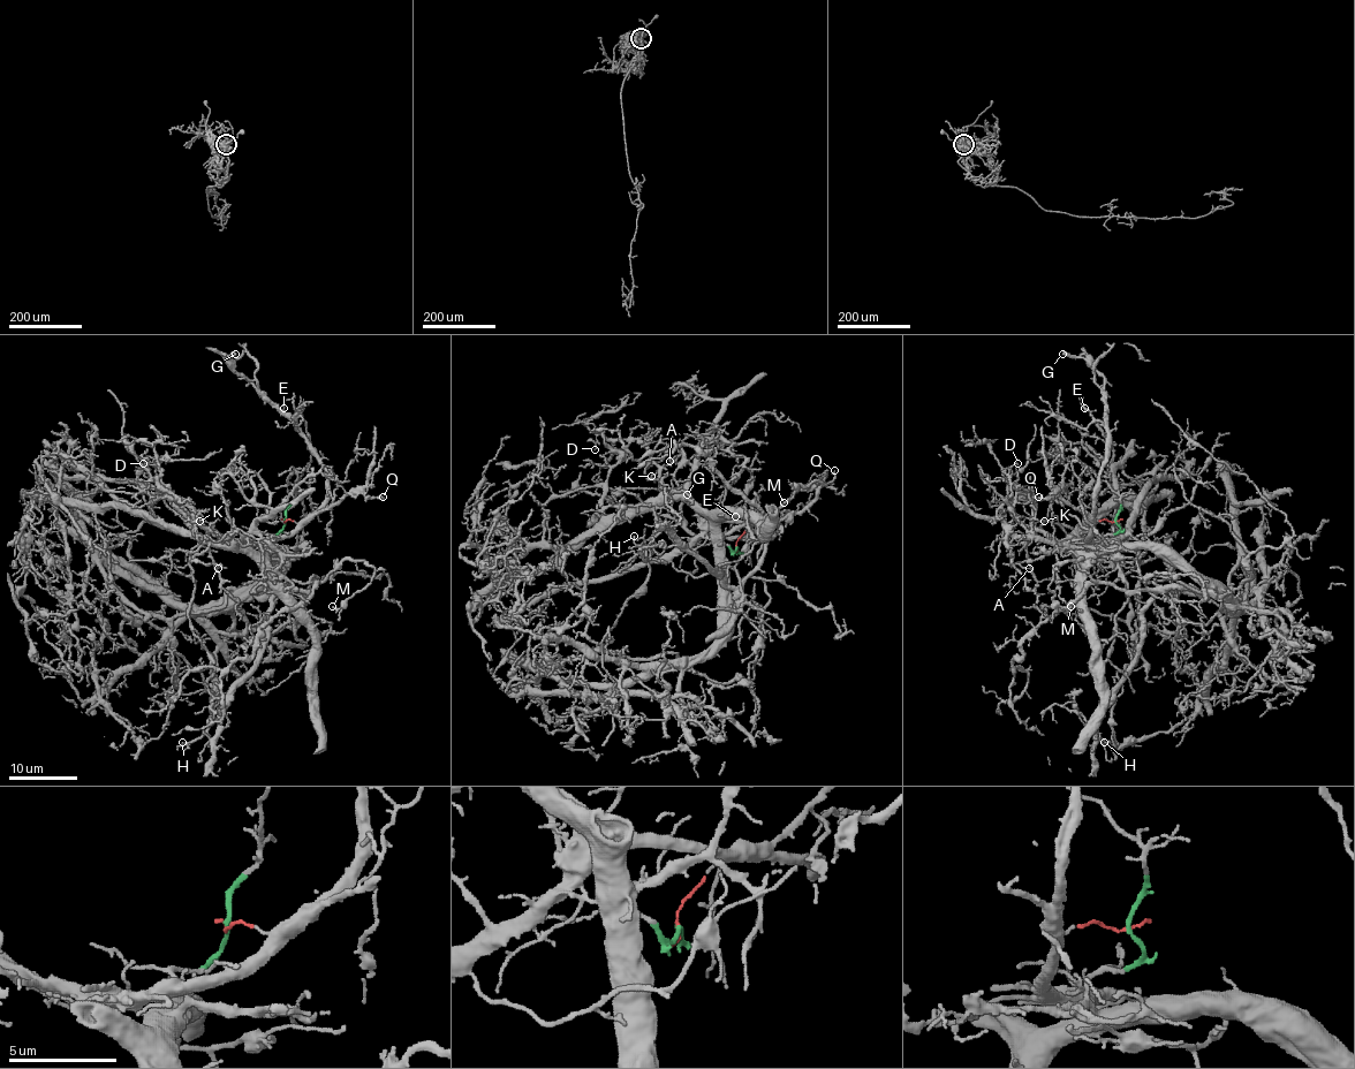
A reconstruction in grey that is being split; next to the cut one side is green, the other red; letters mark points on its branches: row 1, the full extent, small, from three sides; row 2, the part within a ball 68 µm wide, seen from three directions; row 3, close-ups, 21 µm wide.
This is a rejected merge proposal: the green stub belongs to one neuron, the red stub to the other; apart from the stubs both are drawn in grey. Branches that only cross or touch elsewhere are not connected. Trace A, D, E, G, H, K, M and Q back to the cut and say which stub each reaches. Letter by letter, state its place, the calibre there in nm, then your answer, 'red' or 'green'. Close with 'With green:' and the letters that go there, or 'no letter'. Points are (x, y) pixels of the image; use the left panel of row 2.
A: at (218, 568); 120 nm thick; green
D: at (143, 463); 120 nm thick; green
E: at (284, 408); 100 nm thick; red
G: at (235, 354); 280 nm thick; red
H: at (182, 742); 110 nm thick; green
K: at (199, 521); 130 nm thick; green
M: at (332, 606); 100 nm thick; green
Q: at (383, 497); 160 nm thick; red
With green: A, D, H, K, M

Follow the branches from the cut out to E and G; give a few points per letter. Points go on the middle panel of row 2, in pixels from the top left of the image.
E: (735, 547), (749, 527), (778, 528), (771, 537), (752, 538), (748, 533), (744, 513), (735, 516)
G: (735, 547), (749, 527), (778, 530), (759, 538), (696, 537), (681, 514), (688, 494)

